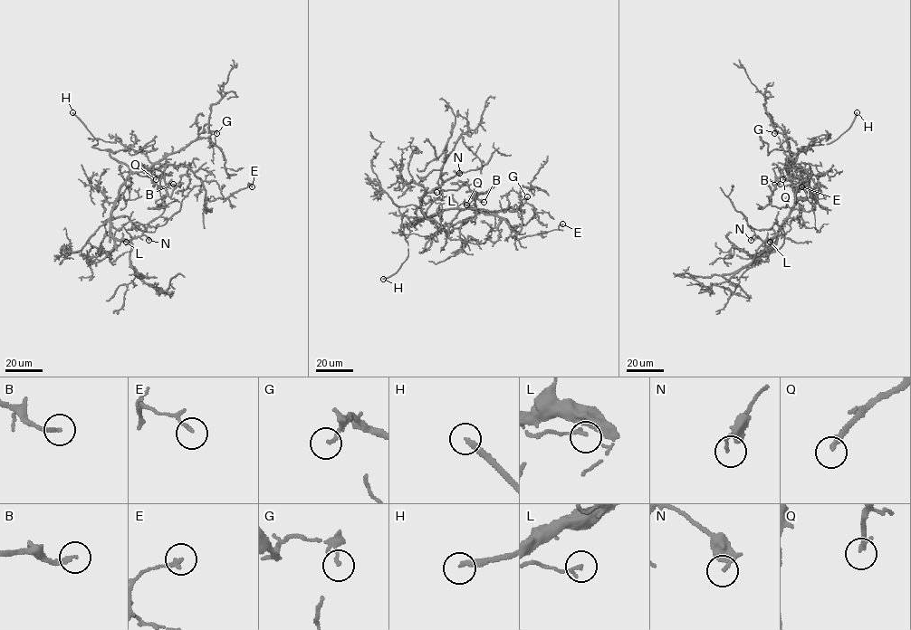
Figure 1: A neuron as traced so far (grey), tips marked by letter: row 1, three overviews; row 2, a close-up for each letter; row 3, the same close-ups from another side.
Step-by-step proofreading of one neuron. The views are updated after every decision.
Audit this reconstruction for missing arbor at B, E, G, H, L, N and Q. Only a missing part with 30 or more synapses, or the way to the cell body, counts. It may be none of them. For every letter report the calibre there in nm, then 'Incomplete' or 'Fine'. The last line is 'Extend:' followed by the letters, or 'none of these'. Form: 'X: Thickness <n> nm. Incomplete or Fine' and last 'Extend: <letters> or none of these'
B: Thickness 200 nm. Incomplete
E: Thickness 110 nm. Fine
G: Thickness 150 nm. Fine
H: Thickness 240 nm. Incomplete
L: Thickness 140 nm. Fine
N: Thickness 150 nm. Fine
Q: Thickness 240 nm. Incomplete
Extend: B, H, Q

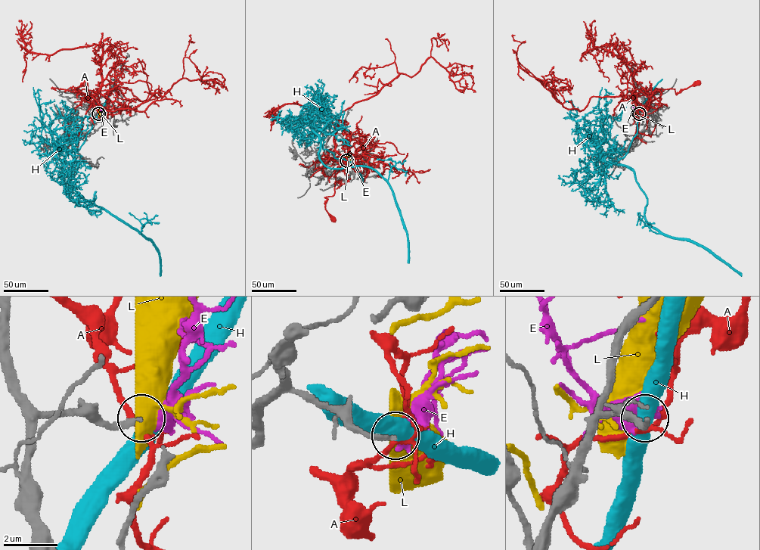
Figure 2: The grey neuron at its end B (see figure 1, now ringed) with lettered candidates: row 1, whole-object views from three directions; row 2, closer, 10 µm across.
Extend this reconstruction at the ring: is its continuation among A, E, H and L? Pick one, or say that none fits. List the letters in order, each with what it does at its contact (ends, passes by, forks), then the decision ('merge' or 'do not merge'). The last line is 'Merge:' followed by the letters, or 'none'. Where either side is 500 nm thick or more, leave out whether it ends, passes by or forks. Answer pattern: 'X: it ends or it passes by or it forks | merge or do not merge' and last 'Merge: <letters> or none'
A: it forks | do not merge
E: it ends | merge
H: do not merge
L: do not merge
Merge: E

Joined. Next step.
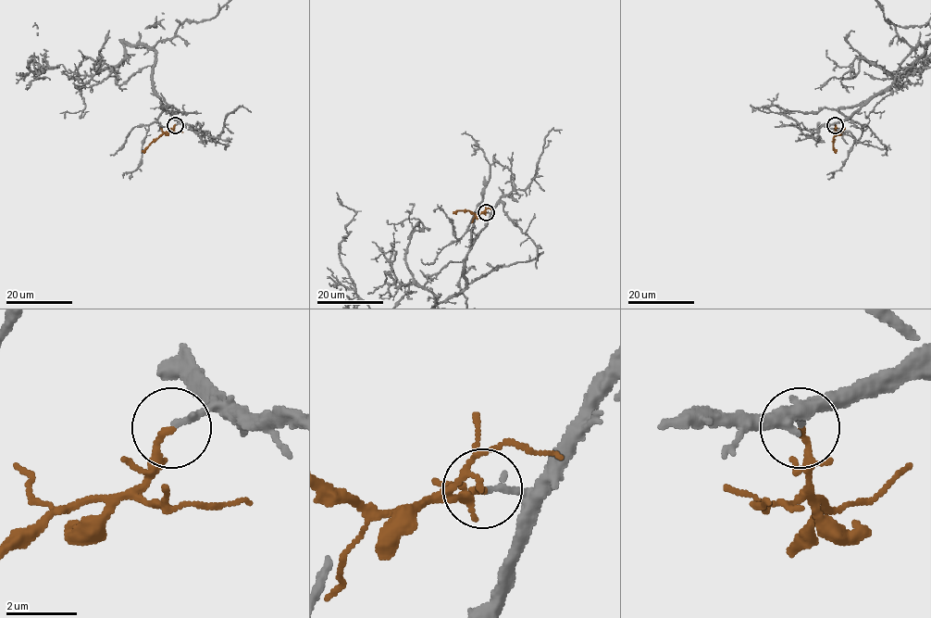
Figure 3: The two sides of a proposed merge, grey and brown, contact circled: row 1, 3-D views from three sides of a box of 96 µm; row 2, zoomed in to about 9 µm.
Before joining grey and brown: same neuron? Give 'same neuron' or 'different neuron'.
same neuron

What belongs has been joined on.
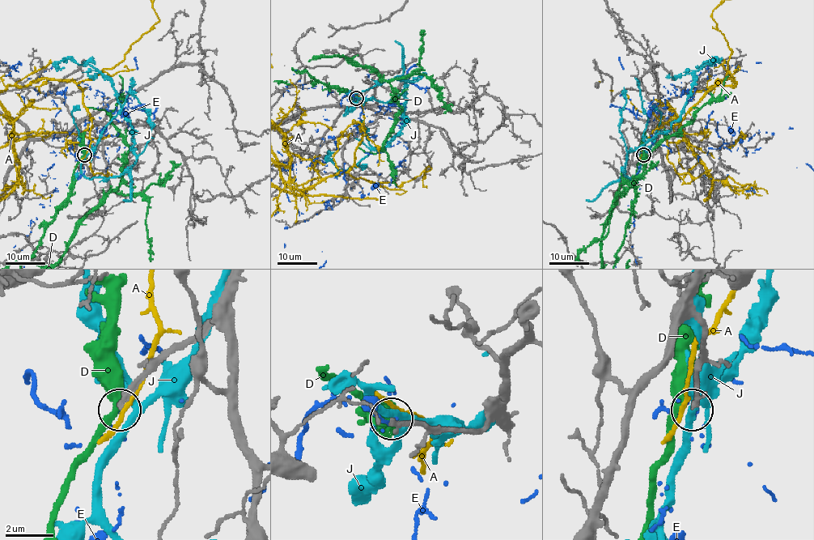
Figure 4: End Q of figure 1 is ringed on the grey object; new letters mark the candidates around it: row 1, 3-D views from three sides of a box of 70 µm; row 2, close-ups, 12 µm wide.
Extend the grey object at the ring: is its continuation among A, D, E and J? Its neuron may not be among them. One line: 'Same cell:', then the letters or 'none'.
Same cell: none

